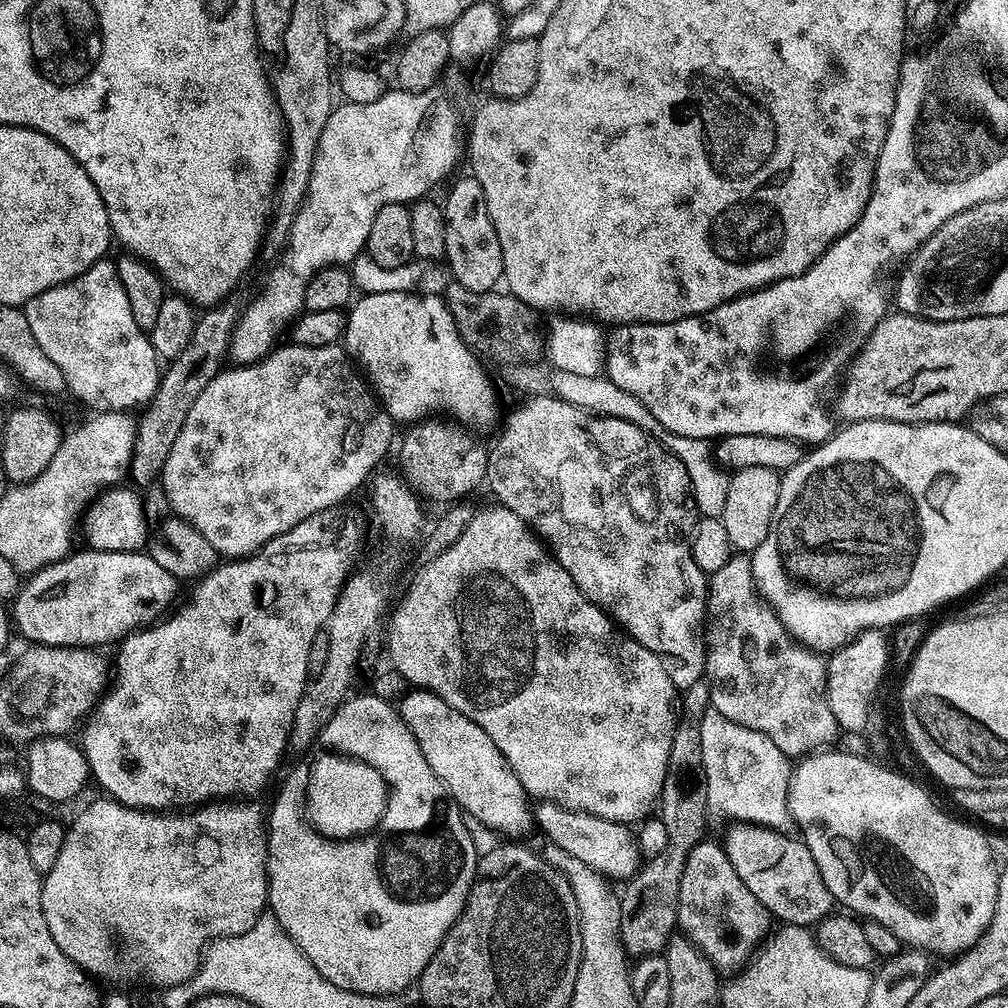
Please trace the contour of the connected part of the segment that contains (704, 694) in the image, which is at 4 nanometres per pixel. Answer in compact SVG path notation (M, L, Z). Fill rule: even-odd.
M699 680L683 689L680 696L680 717L677 719L674 738L671 740L670 757L667 763L666 778L663 779L660 798L657 801L658 817L666 828L666 847L660 854L649 857L640 871L627 881L620 894L621 920L619 932L627 957L637 960L646 956L659 955L675 933L677 923L678 890L681 889L682 872L690 851L705 839L706 822L710 809L705 782L705 767L702 766L702 718L710 710L709 686L706 680Z

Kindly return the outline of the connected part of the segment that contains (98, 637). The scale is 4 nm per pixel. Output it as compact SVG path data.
M73 551L58 562L31 573L21 583L20 593L11 605L10 616L15 625L20 626L20 632L28 642L67 648L96 648L101 646L100 644L112 643L115 645L133 632L139 632L141 628L157 623L173 607L172 599L176 596L178 581L174 574L162 570L162 566L158 566L158 562L154 562L154 558L148 555L147 551L83 551Z

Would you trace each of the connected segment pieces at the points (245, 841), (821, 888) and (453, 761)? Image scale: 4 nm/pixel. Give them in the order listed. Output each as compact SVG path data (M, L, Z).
M111 798L103 799L86 805L77 814L76 821L72 825L70 823L67 825L58 858L55 859L54 866L51 867L50 871L42 876L42 910L46 914L46 926L50 926L50 934L54 937L58 950L62 950L62 954L66 954L66 958L73 960L83 972L87 972L89 976L97 981L109 980L112 984L136 984L141 980L144 984L153 984L157 990L173 988L182 982L186 982L200 969L200 962L209 941L219 940L222 936L246 934L246 930L254 927L260 921L260 917L265 915L268 908L268 830L265 813L263 811L260 813L260 808L256 804L234 804L238 802L208 802L203 806L193 807L191 810L145 810L143 808L128 808Z
M736 822L733 828L725 834L722 839L722 847L734 870L738 870L738 878L746 882L746 887L762 906L766 906L769 916L775 918L781 925L793 928L808 928L815 926L833 911L834 901L826 882L822 882L822 874L818 870L818 862L810 854L808 847L804 845L803 839L796 840L784 830L774 828L764 828L761 824L751 824L749 822Z
M412 690L409 693L398 704L399 714L414 734L422 758L430 762L430 770L444 783L452 799L501 837L524 838L520 836L534 828L533 805L498 746L486 738L486 730L470 722L466 714L451 708L435 692Z

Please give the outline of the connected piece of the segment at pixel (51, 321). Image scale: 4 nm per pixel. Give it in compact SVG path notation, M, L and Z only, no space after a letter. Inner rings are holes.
M105 258L94 262L82 274L73 280L62 282L23 305L26 318L30 322L30 330L42 351L62 370L64 387L73 392L86 407L96 412L120 412L130 410L138 403L143 405L152 399L156 388L160 385L162 361L157 356L154 346L144 332L134 322L134 313L130 311L130 302L126 299L126 290L122 290L122 278L118 278L116 260Z

